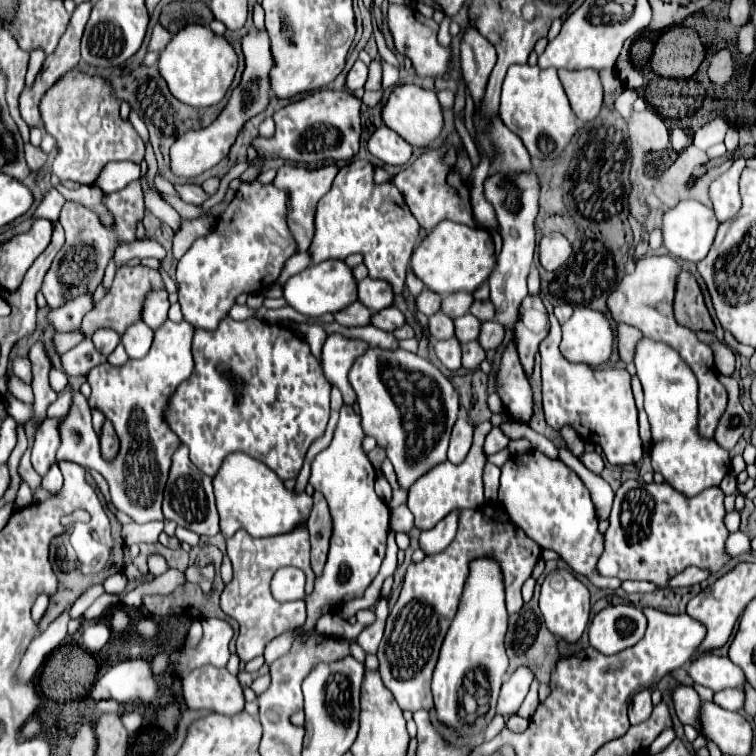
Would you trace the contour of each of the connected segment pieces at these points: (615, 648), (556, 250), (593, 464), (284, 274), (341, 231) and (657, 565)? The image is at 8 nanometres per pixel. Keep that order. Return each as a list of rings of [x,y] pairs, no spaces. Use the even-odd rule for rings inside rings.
[[[634,605],[606,607],[590,625],[590,645],[604,655],[620,653],[636,645],[646,633],[646,615]]]
[[[546,233],[540,241],[540,265],[546,271],[558,271],[572,255],[572,243],[562,233]]]
[[[584,451],[584,453],[580,455],[580,461],[582,461],[592,473],[596,473],[596,475],[600,475],[602,469],[604,469],[602,457],[600,457],[598,453],[594,453],[594,451]]]
[[[308,253],[292,255],[292,257],[284,263],[284,267],[282,267],[282,271],[280,271],[280,277],[278,277],[276,285],[280,285],[280,287],[282,287],[290,275],[296,275],[296,273],[304,271],[306,267],[308,267]]]
[[[362,159],[340,167],[332,189],[318,201],[316,233],[308,251],[312,263],[346,259],[352,253],[362,253],[370,277],[386,279],[394,287],[394,293],[402,293],[408,261],[412,257],[420,225],[394,183],[388,181],[376,185],[372,181],[372,173],[374,165]]]
[[[642,479],[624,481],[614,497],[610,527],[604,535],[606,549],[598,561],[598,571],[604,577],[618,577],[622,581],[624,579],[650,581],[650,583],[656,583],[656,587],[668,587],[668,581],[690,565],[708,569],[710,575],[716,575],[730,561],[730,555],[726,553],[728,529],[722,521],[726,517],[726,509],[722,501],[724,501],[724,493],[720,487],[704,489],[702,493],[690,499],[668,483],[644,483]]]

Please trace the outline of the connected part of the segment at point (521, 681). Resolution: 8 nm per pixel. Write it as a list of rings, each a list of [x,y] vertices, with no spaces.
[[[518,667],[504,683],[498,697],[498,713],[508,715],[516,713],[530,689],[530,683],[534,679],[534,673],[530,667]]]

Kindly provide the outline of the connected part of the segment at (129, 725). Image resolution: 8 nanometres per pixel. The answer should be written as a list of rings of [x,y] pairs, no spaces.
[[[138,711],[126,713],[126,715],[122,715],[122,723],[124,723],[124,727],[128,729],[128,733],[134,735],[134,733],[142,727],[142,715],[140,715]]]

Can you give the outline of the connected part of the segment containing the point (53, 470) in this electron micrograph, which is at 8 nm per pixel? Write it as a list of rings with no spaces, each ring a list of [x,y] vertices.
[[[54,463],[50,467],[50,471],[46,473],[46,477],[44,477],[44,481],[42,481],[42,487],[46,487],[48,491],[52,491],[52,493],[58,493],[60,491],[60,487],[62,487],[62,473],[60,473],[60,469],[57,463]]]

